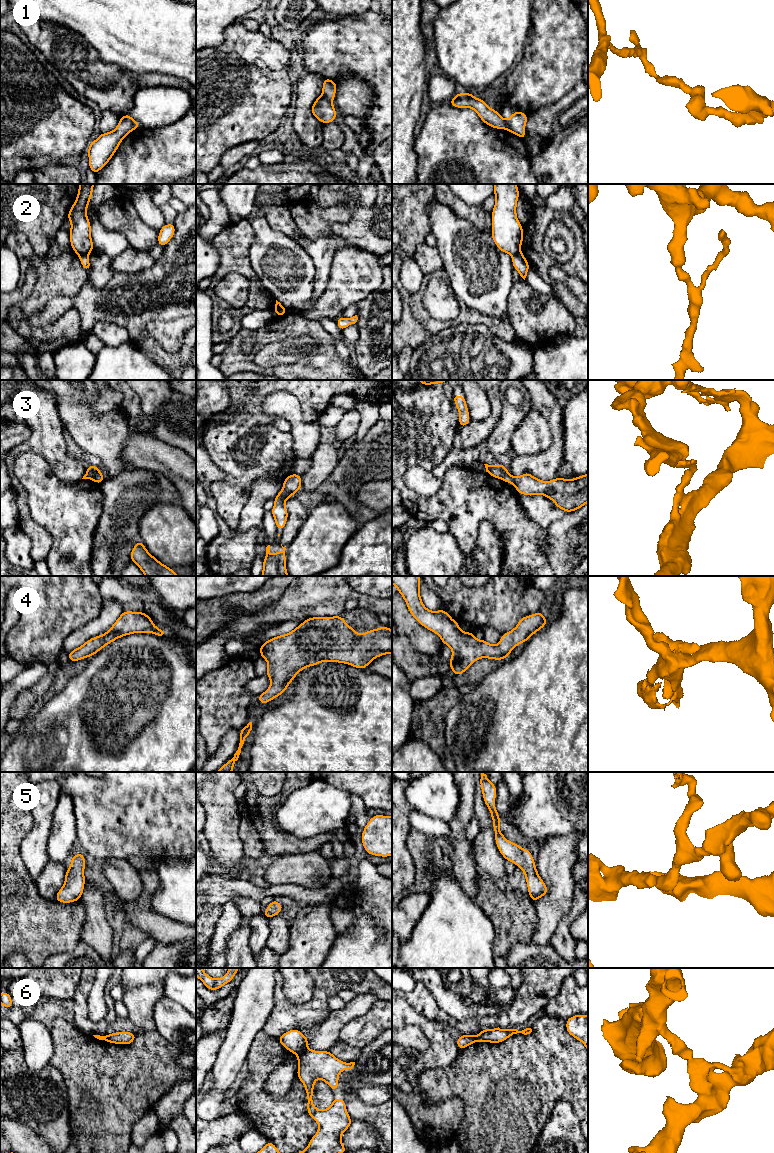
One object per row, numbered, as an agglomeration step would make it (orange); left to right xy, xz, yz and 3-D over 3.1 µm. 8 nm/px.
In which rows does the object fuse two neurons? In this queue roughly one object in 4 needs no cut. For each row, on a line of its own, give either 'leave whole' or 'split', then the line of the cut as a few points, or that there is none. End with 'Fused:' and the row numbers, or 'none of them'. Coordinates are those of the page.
1: split | xz (321, 95), (331, 102)
2: split | xy (87, 253), (79, 256)
3: split | xy (88, 468), (92, 479)
4: leave whole | no cut
5: leave whole | no cut
6: split | xz (307, 1048), (298, 1055)
Fused: 1, 2, 3, 6

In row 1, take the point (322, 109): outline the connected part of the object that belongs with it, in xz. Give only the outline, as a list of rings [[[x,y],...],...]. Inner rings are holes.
[[[322,95],[314,101],[311,112],[313,116],[323,124],[335,122],[336,120],[335,107],[331,101]]]

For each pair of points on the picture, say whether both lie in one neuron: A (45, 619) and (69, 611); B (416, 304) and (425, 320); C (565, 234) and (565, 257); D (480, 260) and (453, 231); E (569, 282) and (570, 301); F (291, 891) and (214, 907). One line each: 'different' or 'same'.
A: same
B: same
C: same
D: same
E: different
F: same

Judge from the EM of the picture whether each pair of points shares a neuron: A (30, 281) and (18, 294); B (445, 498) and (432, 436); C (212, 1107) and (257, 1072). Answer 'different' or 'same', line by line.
A: same
B: same
C: different

